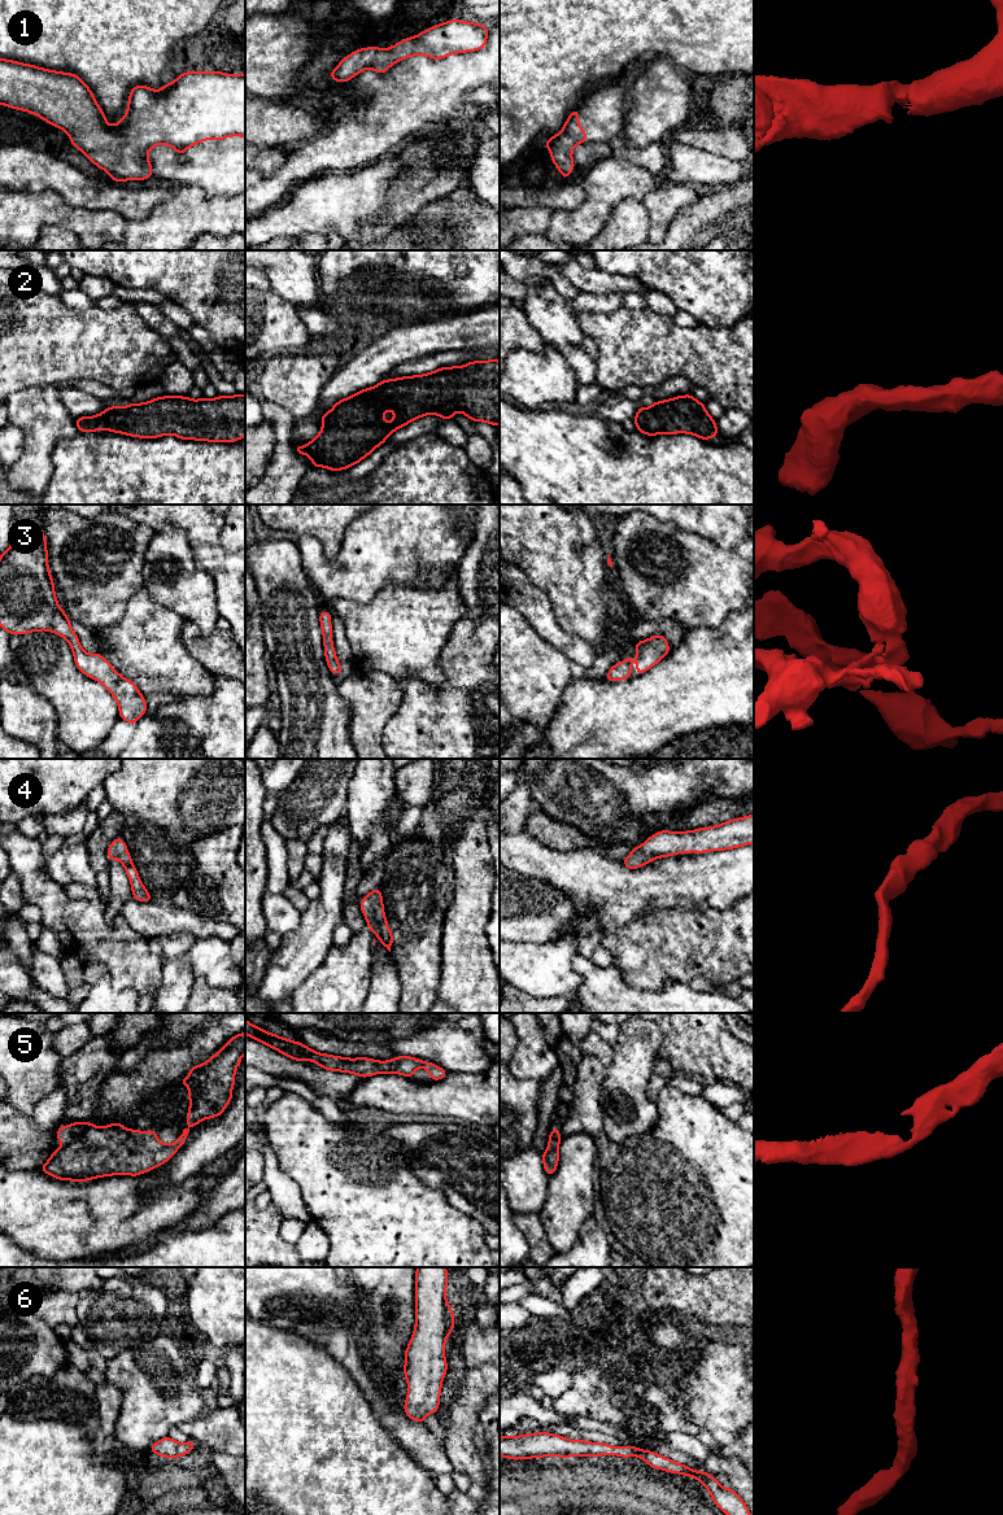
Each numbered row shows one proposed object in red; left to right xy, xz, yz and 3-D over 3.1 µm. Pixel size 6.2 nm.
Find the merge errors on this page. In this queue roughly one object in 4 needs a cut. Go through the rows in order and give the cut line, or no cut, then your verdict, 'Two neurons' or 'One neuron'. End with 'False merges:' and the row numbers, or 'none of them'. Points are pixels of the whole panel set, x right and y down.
1: No split. One neuron
2: No split. One neuron
3: No split. One neuron
4: No split. One neuron
5: No split. One neuron
6: No split. One neuron
False merges: none of them

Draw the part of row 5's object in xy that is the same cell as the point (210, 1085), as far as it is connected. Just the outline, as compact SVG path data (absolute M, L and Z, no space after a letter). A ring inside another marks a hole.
M241 1032L232 1036L210 1060L202 1065L192 1066L188 1077L179 1082L189 1088L189 1109L186 1121L188 1127L183 1130L182 1136L173 1144L167 1145L160 1141L154 1130L127 1130L122 1123L97 1127L87 1121L74 1122L66 1127L62 1125L58 1127L57 1141L64 1143L65 1147L56 1148L40 1170L60 1180L87 1182L118 1174L138 1176L163 1165L186 1143L191 1127L202 1119L218 1117L224 1112L232 1100L235 1073L244 1053L245 1032Z

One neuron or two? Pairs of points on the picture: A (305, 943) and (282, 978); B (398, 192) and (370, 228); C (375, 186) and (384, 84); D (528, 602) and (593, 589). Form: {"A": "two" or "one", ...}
{"A": "one", "B": "one", "C": "two", "D": "two"}

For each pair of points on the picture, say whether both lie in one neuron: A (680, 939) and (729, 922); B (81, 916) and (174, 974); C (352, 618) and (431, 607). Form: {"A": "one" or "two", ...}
{"A": "one", "B": "two", "C": "one"}

